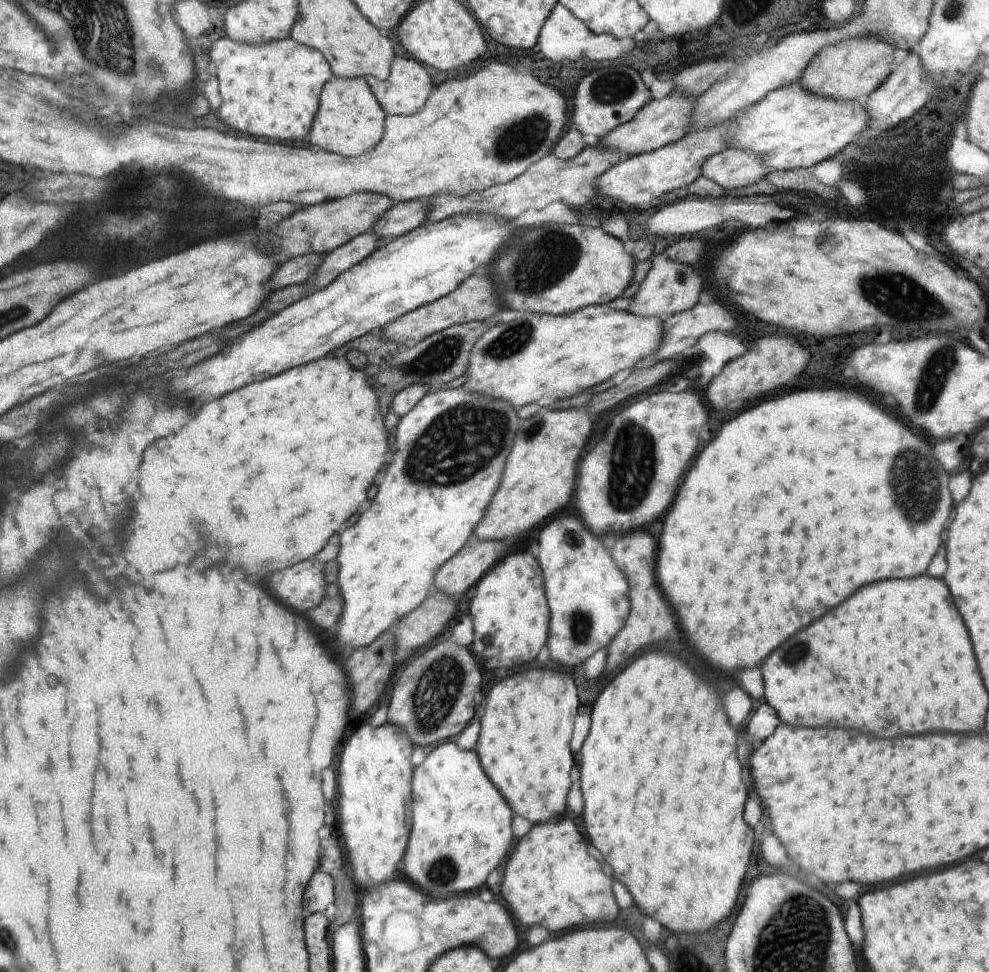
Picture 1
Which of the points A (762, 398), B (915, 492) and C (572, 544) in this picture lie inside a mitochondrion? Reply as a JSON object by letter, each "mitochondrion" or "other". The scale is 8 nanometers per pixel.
{"A":"other","B":"mitochondrion","C":"other"}

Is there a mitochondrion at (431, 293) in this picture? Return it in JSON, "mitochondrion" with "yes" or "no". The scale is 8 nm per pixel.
{"mitochondrion":"no"}

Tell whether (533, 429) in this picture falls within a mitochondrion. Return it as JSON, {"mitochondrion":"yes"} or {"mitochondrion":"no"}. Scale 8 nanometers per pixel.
{"mitochondrion":"yes"}

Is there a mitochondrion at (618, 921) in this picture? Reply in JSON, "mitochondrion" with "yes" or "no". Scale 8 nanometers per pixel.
{"mitochondrion":"no"}

